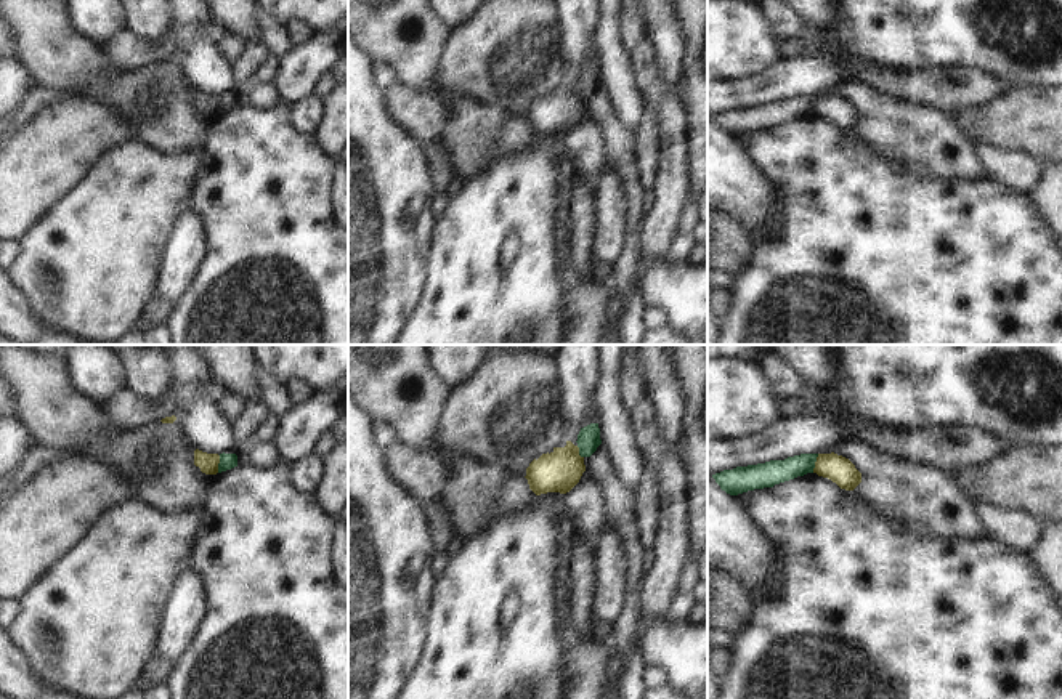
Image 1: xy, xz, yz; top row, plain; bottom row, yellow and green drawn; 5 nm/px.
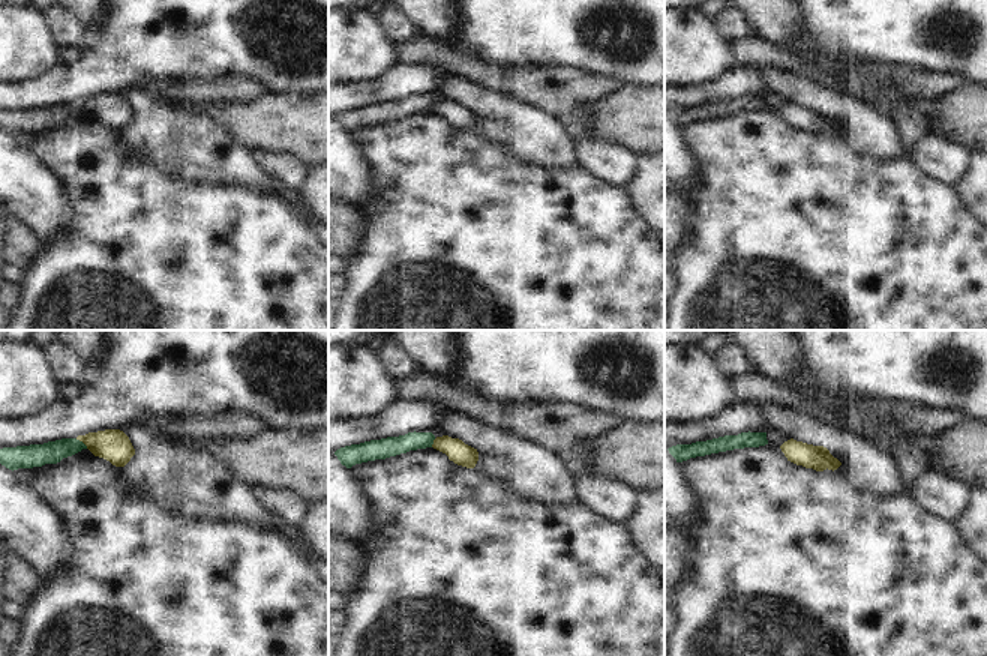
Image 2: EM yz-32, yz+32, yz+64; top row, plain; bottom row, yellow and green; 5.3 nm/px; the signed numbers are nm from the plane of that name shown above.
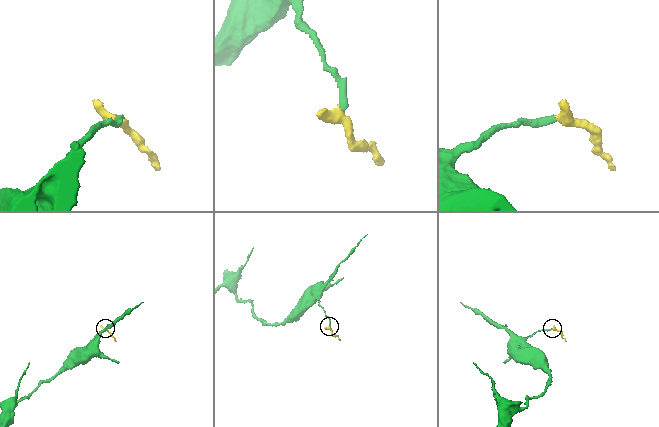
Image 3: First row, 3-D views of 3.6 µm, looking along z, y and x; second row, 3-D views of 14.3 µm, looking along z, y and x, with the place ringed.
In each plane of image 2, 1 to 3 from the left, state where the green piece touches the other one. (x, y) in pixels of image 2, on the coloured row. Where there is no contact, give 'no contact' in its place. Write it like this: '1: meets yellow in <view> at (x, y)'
1: meets yellow in yz-32 at (81, 440)
2: meets yellow in yz+32 at (434, 443)
3: no contact

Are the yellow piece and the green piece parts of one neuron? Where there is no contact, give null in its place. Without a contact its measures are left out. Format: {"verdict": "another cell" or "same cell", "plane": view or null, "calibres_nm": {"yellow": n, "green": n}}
{"verdict": "another cell", "plane": "yz", "calibres_nm": {"yellow": 140, "green": 120}}

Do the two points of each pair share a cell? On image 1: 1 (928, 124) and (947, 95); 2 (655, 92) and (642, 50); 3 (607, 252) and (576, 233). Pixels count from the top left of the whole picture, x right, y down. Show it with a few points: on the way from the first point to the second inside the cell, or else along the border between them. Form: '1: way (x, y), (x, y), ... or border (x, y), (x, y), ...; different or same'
1: border (929, 106), (947, 114); different
2: way (647, 82), (642, 60); same
3: border (592, 206), (594, 257); different

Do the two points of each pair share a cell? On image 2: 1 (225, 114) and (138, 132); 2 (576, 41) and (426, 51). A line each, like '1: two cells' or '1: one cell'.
1: two cells
2: two cells

